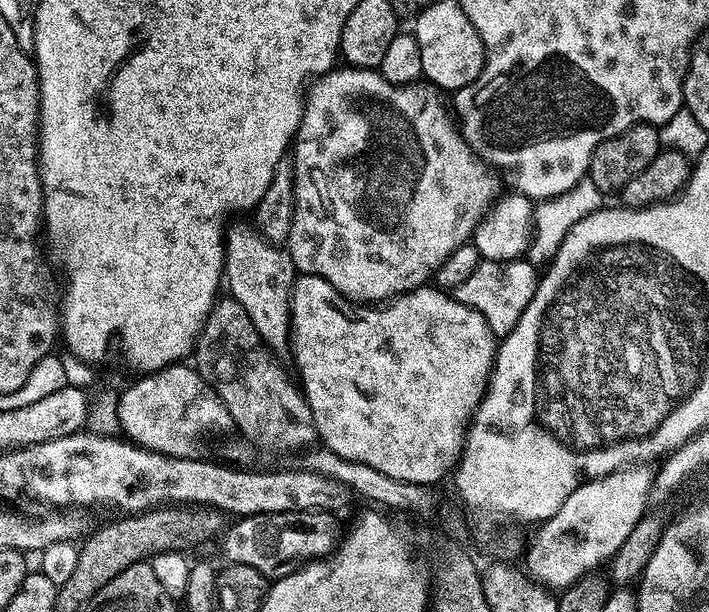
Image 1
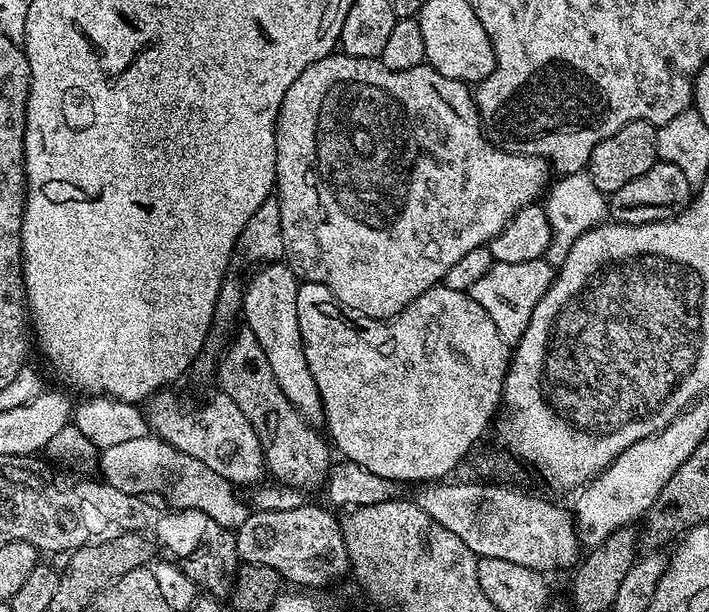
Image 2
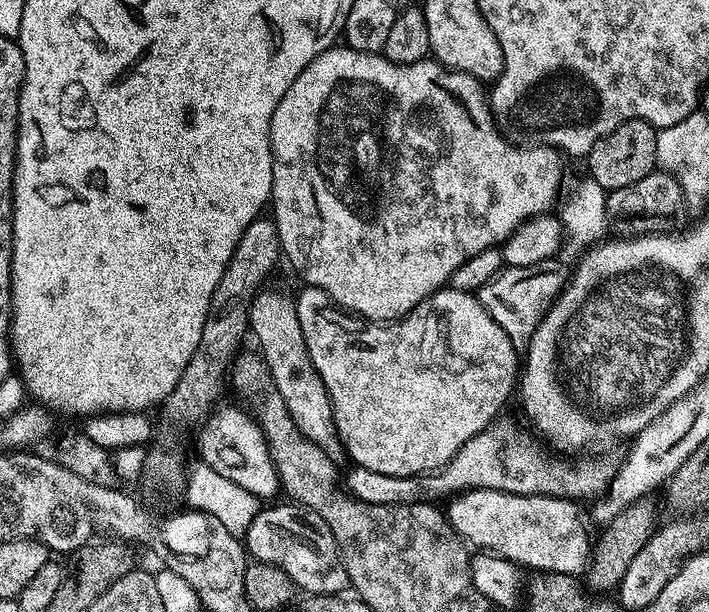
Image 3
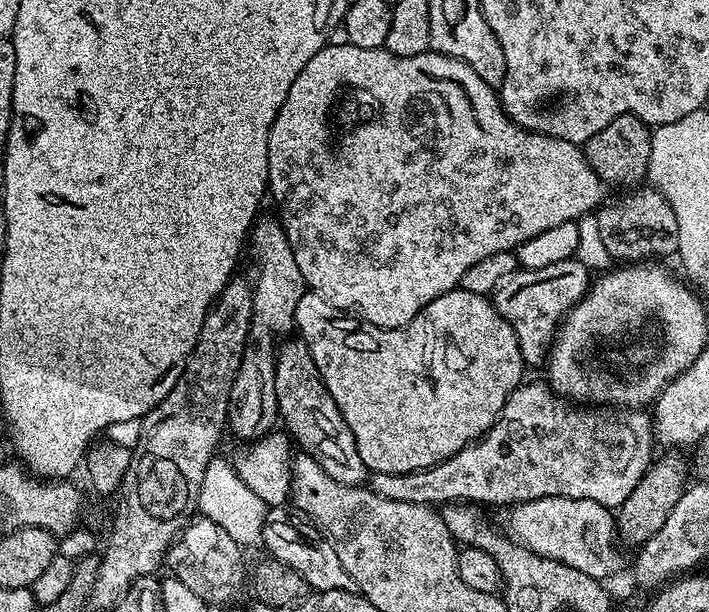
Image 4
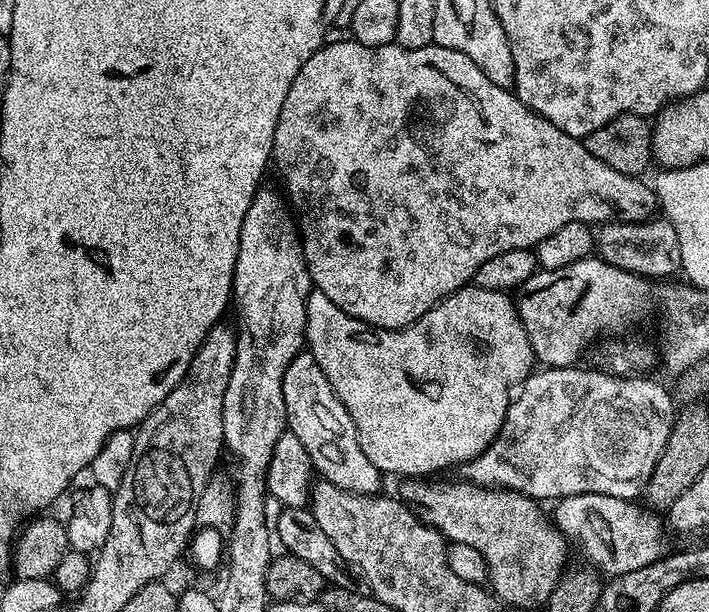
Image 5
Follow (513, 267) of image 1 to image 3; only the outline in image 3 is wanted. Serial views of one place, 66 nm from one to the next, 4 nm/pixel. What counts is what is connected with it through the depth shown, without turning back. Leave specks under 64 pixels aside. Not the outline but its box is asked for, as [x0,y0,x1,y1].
[480,258,570,350]

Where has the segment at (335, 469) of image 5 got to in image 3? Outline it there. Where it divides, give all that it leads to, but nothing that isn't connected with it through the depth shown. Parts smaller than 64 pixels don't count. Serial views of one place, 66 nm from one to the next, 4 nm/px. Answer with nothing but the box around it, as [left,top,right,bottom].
[248,290,346,466]

